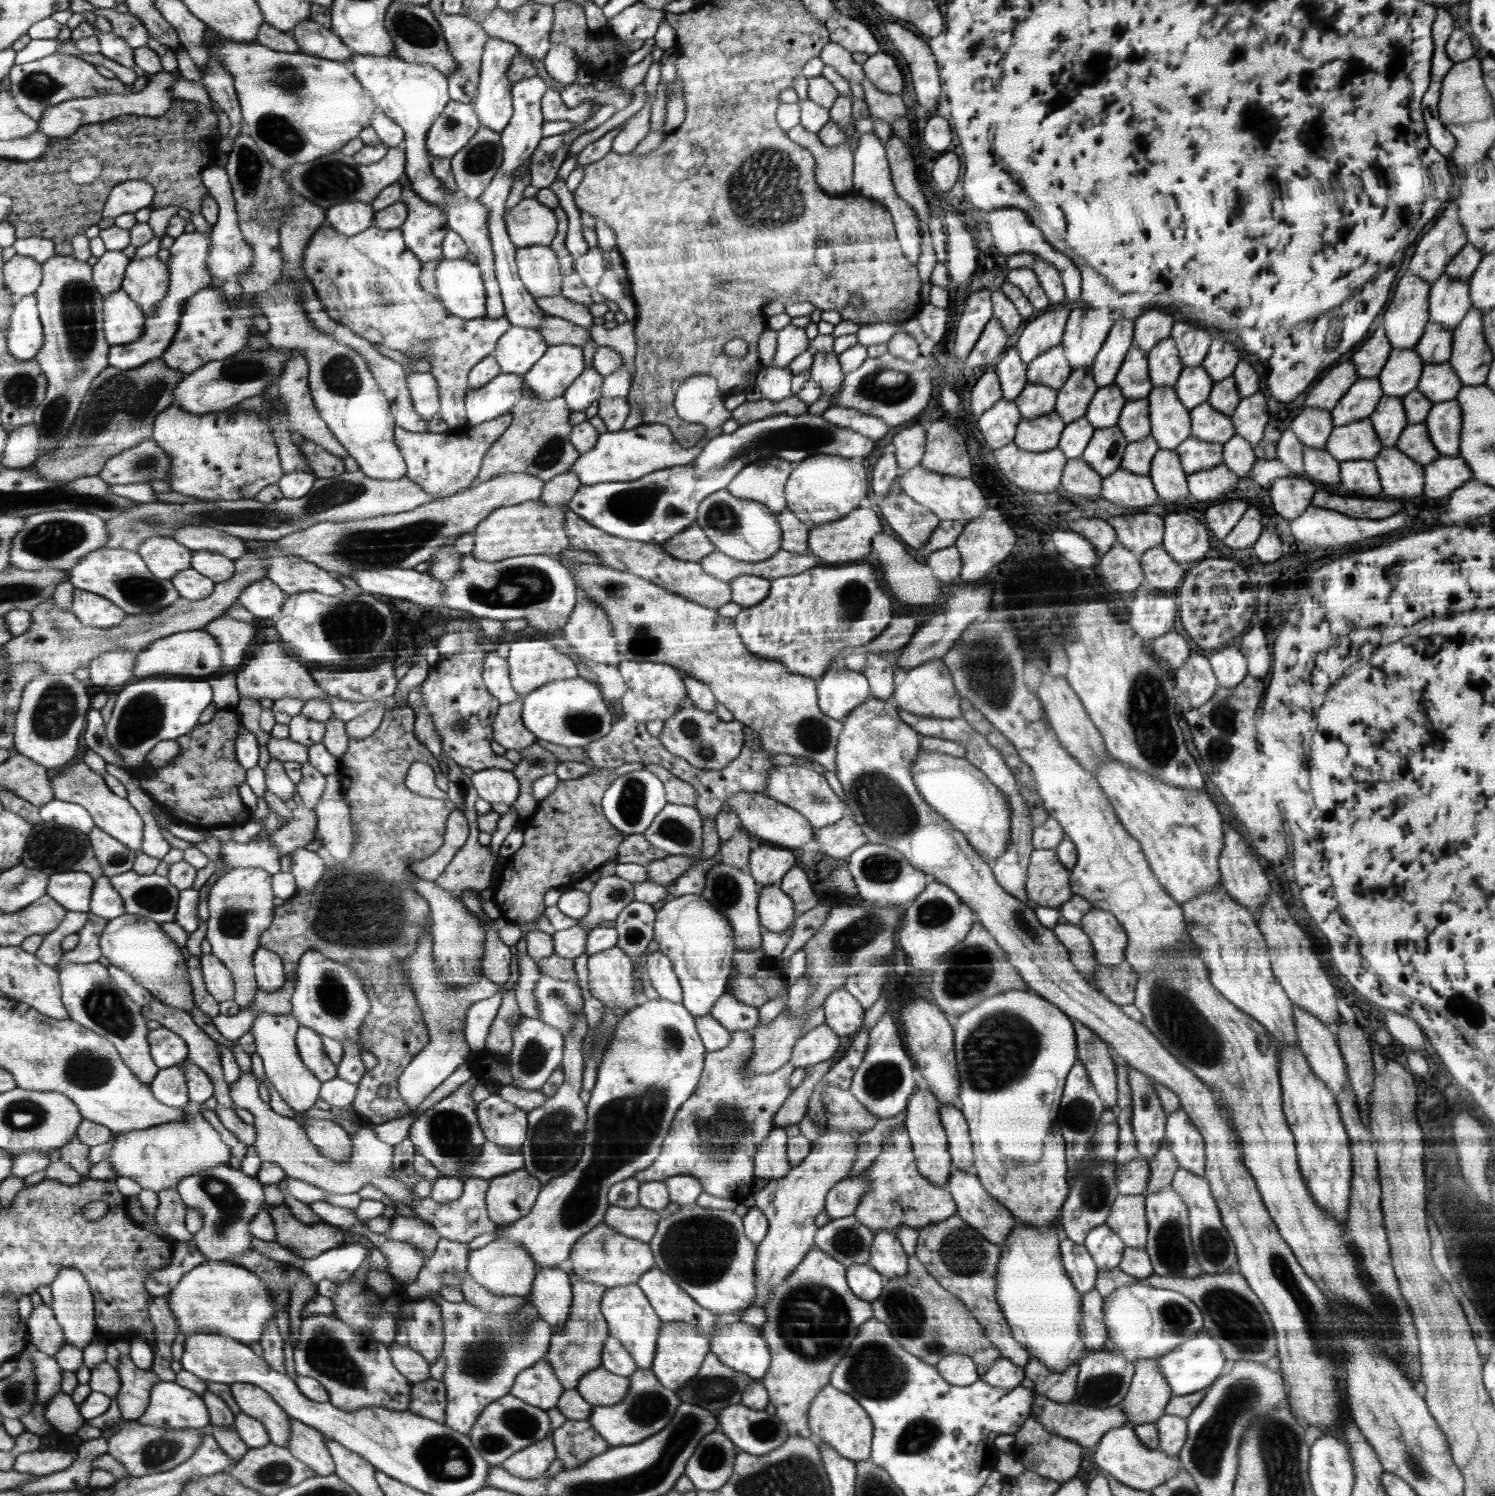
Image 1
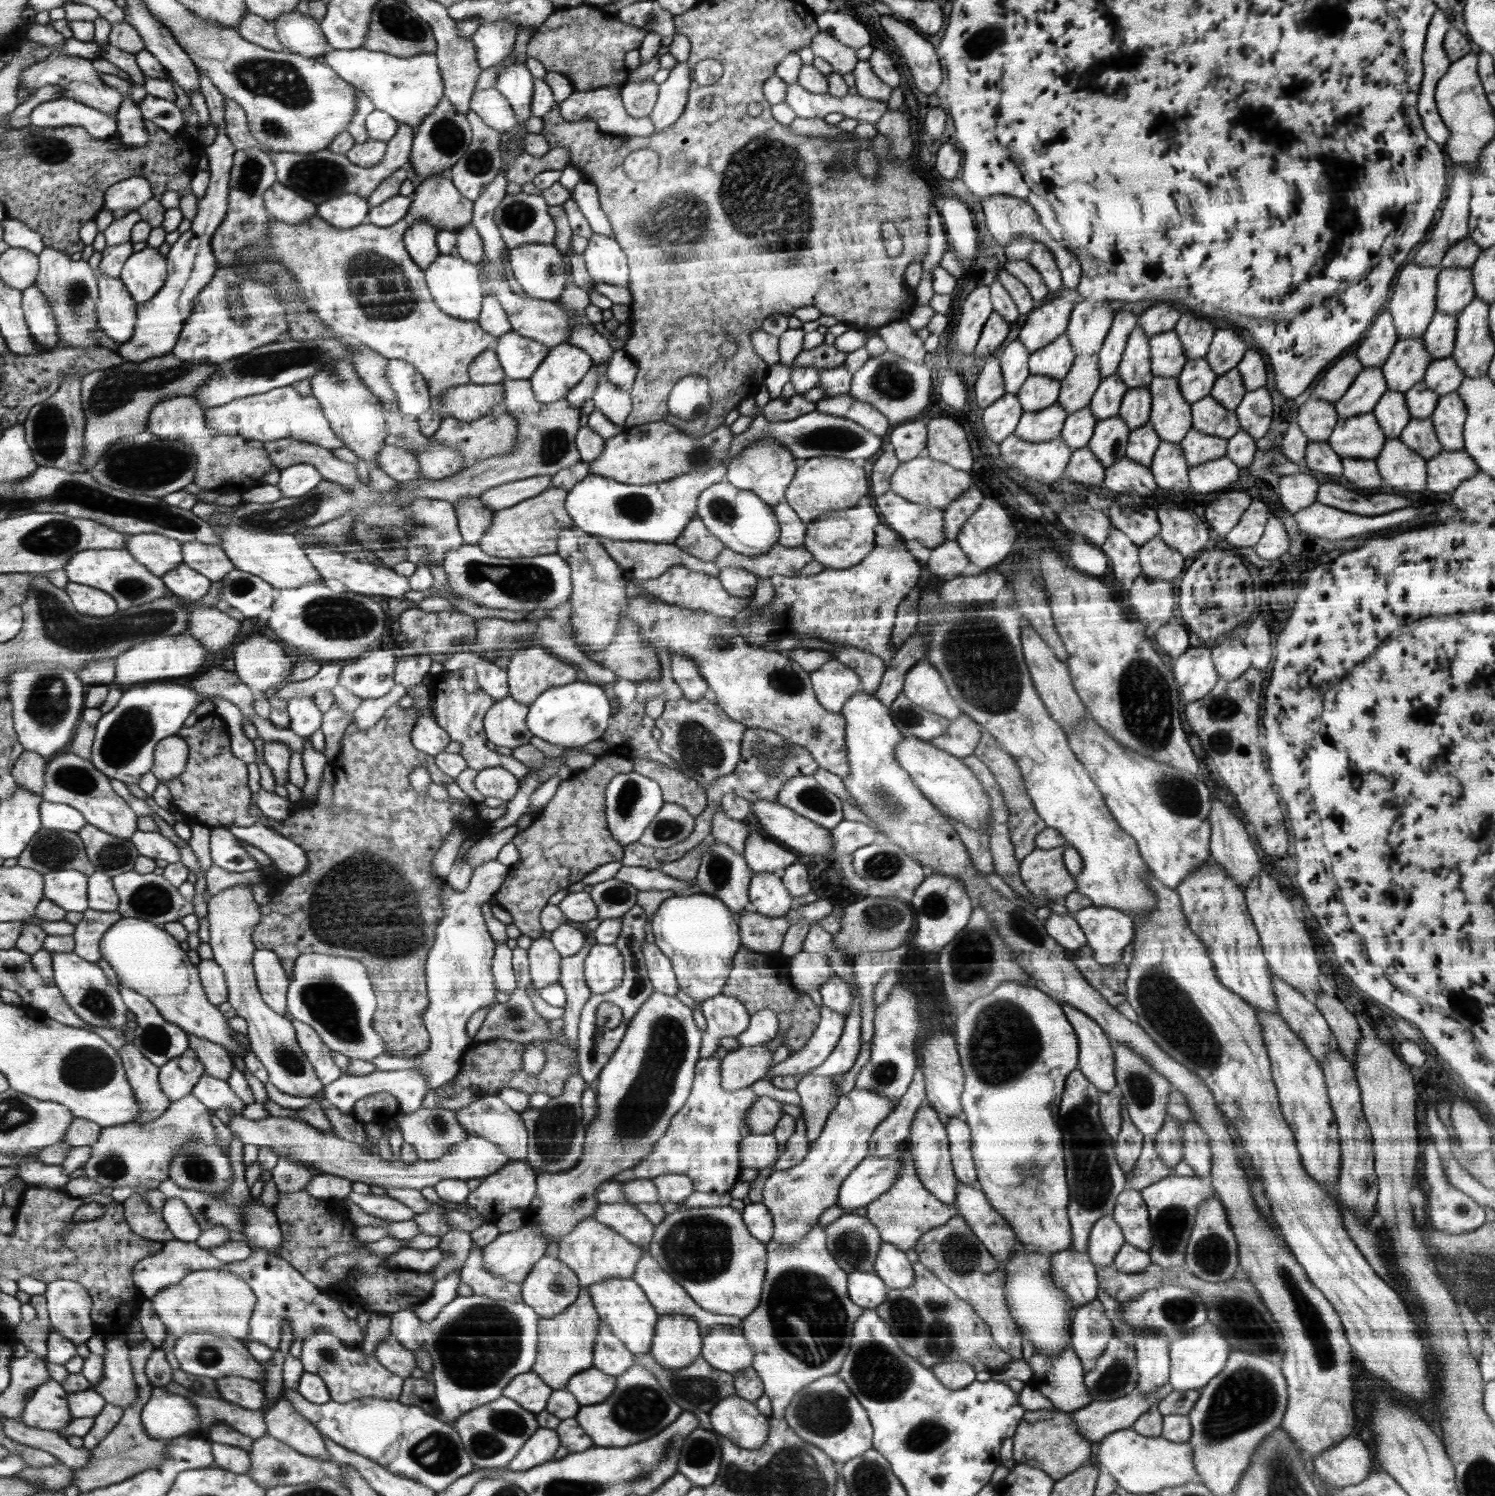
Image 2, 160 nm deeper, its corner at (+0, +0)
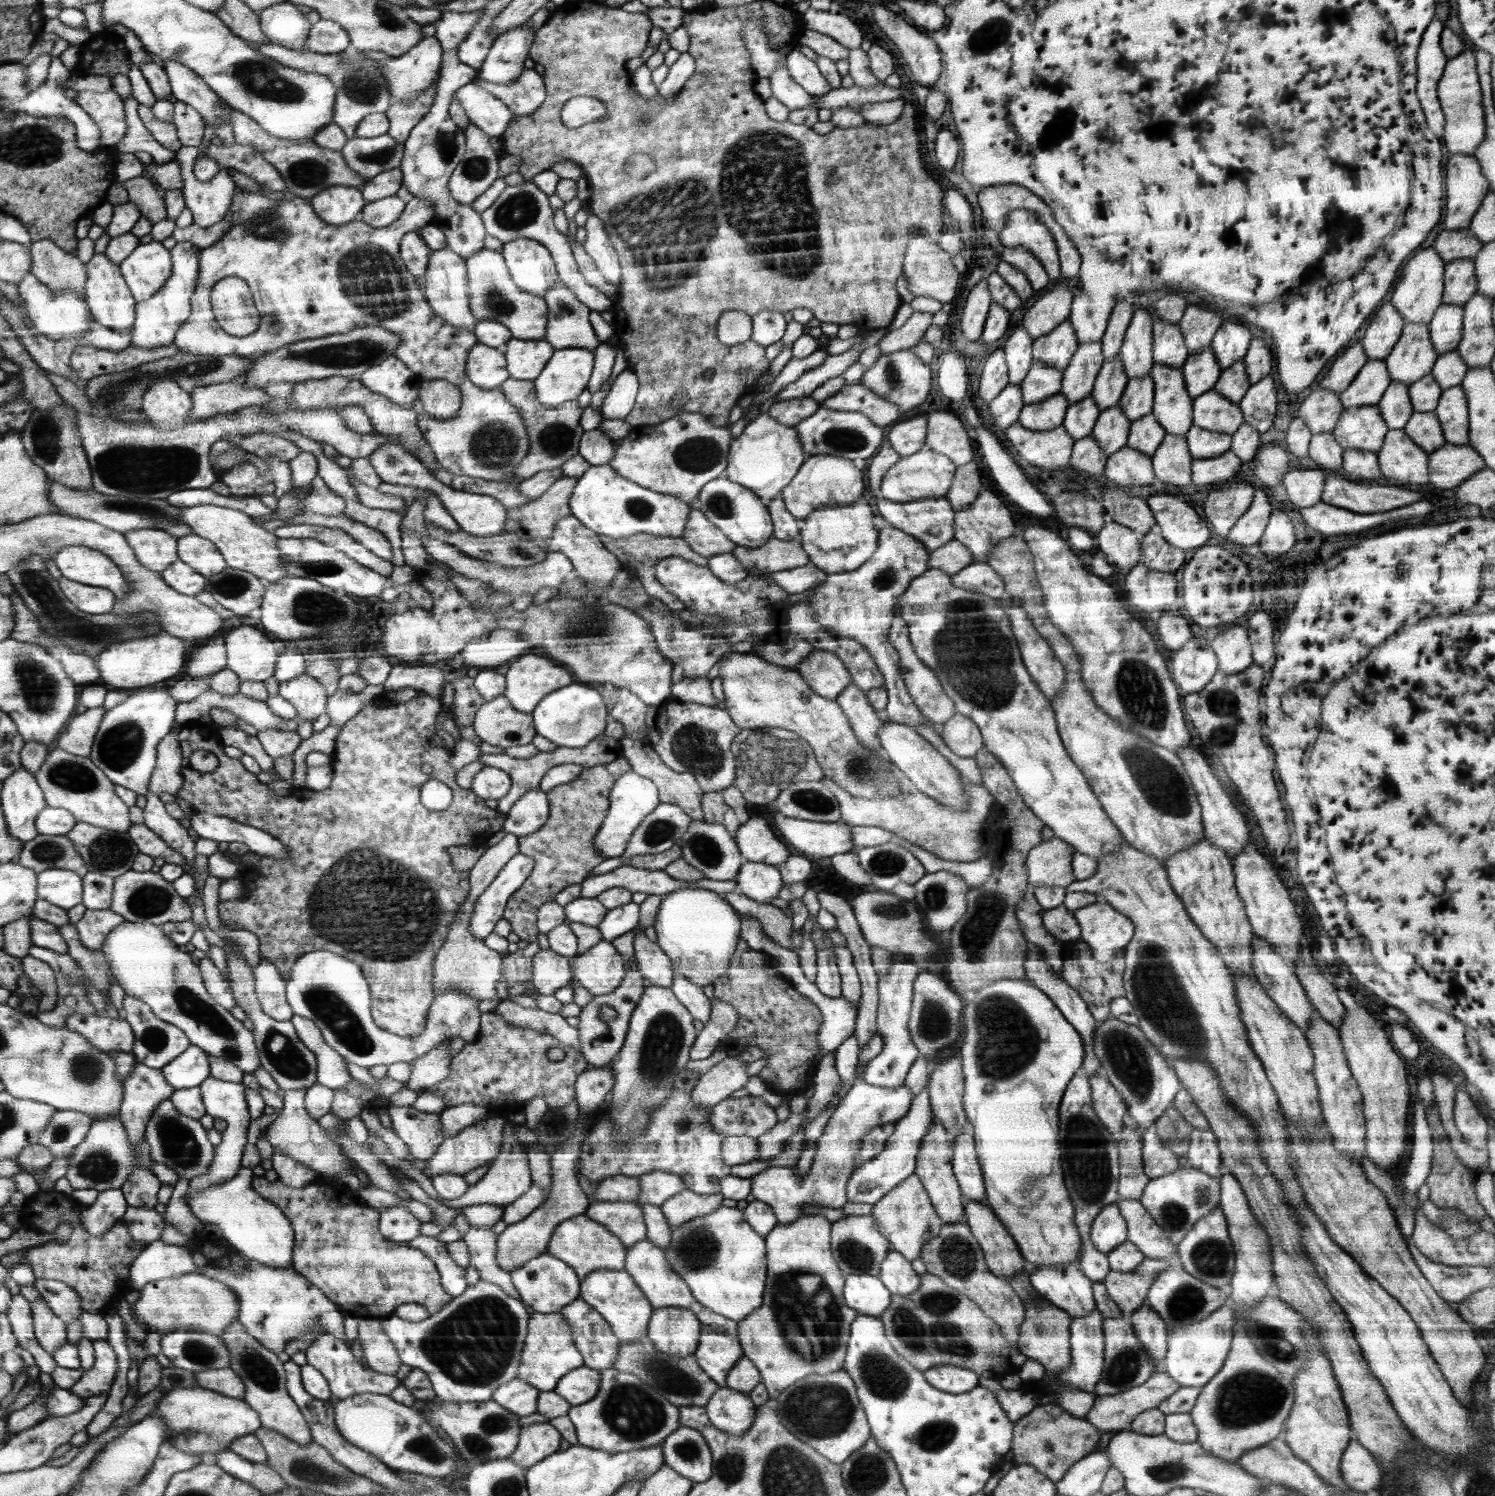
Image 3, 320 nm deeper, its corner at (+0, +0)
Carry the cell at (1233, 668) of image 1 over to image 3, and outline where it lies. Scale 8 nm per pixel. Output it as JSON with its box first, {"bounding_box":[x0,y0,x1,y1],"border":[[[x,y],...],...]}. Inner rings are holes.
{"bounding_box":[1210,627,1254,674],"border":[[[1233,627],[1222,634],[1218,633],[1210,644],[1215,652],[1220,670],[1226,674],[1238,674],[1254,662],[1250,642],[1248,642],[1248,632],[1242,627]]]}

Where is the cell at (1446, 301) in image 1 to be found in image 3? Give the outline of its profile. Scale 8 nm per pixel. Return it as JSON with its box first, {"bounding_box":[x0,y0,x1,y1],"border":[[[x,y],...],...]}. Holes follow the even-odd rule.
{"bounding_box":[1442,259,1478,306],"border":[[[1456,259],[1445,263],[1443,281],[1442,302],[1462,306],[1466,304],[1478,290],[1473,259]]]}

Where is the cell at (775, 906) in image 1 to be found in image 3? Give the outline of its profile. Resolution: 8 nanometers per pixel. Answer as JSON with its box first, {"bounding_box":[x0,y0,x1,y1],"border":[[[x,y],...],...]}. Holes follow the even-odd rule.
{"bounding_box":[735,861,784,904],"border":[[[750,861],[742,868],[735,882],[739,892],[760,904],[771,904],[784,886],[777,867]]]}

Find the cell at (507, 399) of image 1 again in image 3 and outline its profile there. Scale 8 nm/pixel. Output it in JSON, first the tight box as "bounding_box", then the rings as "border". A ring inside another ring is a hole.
{"bounding_box":[418,380,464,419],"border":[[[424,380],[418,399],[427,417],[436,419],[456,418],[464,404],[461,388],[446,380]]]}

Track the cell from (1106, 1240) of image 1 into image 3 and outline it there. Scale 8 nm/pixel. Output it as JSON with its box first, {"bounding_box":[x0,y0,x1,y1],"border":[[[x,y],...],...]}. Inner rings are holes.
{"bounding_box":[1091,1201,1127,1254],"border":[[[1118,1201],[1102,1208],[1094,1218],[1091,1233],[1093,1245],[1108,1254],[1127,1239],[1127,1222],[1119,1209]]]}

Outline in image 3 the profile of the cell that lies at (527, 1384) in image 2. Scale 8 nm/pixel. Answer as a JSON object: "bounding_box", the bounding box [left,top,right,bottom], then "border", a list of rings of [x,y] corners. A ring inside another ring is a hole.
{"bounding_box":[492,1379,541,1417],"border":[[[515,1379],[500,1387],[492,1399],[504,1408],[511,1409],[516,1416],[522,1417],[537,1412],[541,1392],[536,1386]]]}

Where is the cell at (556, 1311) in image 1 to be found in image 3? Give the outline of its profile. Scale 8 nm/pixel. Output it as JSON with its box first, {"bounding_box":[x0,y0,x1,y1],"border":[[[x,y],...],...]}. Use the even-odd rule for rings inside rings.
{"bounding_box":[510,1252,582,1313],"border":[[[548,1252],[538,1255],[510,1273],[515,1287],[519,1289],[520,1299],[530,1305],[534,1313],[558,1313],[581,1296],[582,1278],[567,1261],[560,1260]]]}

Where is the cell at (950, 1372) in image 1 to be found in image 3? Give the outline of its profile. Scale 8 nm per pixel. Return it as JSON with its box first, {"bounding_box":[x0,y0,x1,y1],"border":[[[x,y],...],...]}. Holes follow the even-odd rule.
{"bounding_box":[925,1364,979,1395],"border":[[[950,1364],[929,1368],[925,1376],[936,1389],[956,1395],[972,1391],[979,1386],[978,1373],[972,1372],[972,1369],[958,1368]]]}

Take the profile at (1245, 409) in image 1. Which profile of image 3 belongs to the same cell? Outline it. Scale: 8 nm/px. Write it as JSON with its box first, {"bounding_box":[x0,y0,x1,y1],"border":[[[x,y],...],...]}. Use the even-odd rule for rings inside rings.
{"bounding_box":[1239,375,1277,434],"border":[[[1270,375],[1249,386],[1239,407],[1245,422],[1260,434],[1272,426],[1277,411],[1277,390]]]}

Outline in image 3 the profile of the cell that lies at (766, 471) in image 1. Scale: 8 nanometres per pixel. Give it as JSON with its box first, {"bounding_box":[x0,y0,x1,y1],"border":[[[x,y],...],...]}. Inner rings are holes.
{"bounding_box":[724,413,806,502],"border":[[[760,413],[731,444],[724,476],[744,485],[769,502],[776,495],[782,494],[783,488],[794,478],[806,459],[806,451],[795,428],[779,424],[768,413]]]}

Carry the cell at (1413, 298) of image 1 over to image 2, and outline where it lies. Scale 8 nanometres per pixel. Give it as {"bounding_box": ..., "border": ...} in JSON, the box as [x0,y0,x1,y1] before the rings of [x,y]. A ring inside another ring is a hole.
{"bounding_box":[1387,262,1440,339],"border":[[[1414,262],[1403,265],[1400,270],[1392,299],[1388,302],[1387,311],[1392,315],[1397,335],[1402,339],[1420,337],[1428,328],[1436,310],[1437,278],[1440,267],[1429,267]]]}

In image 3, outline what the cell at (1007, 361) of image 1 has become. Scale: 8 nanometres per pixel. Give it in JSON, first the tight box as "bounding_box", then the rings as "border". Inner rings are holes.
{"bounding_box":[1004,325,1033,386],"border":[[[1024,325],[1018,326],[1004,344],[1010,386],[1020,386],[1033,364],[1033,338]]]}

